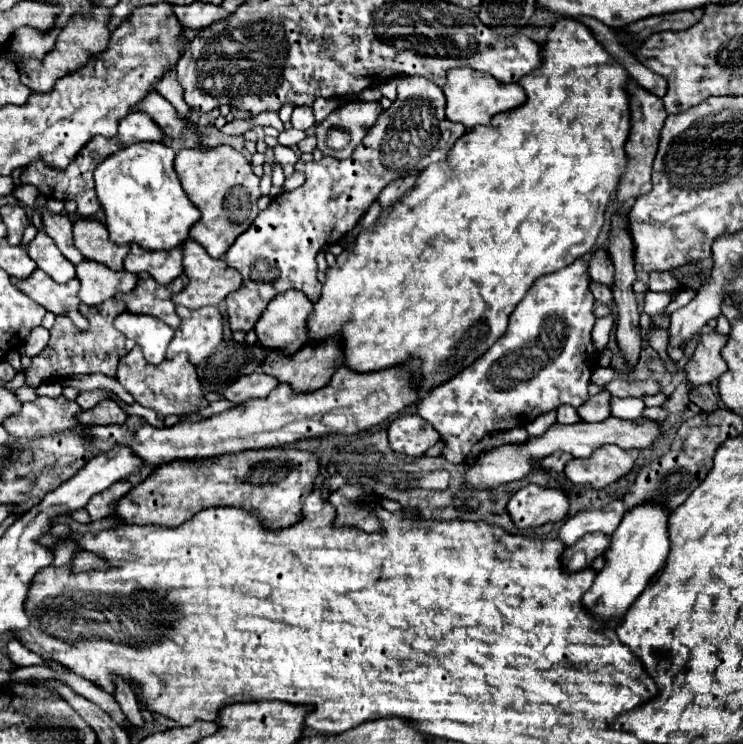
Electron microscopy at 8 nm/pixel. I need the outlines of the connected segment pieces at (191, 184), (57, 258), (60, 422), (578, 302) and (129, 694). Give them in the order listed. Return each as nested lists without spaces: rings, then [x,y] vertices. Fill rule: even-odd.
[[[226,144],[212,148],[184,148],[176,154],[174,170],[190,202],[202,214],[188,232],[190,240],[202,244],[212,258],[222,258],[260,212],[256,204],[260,198],[260,178],[252,172],[246,156]]]
[[[38,232],[36,238],[28,244],[30,248],[30,258],[38,264],[40,270],[44,270],[52,280],[56,282],[68,282],[76,276],[74,272],[74,264],[64,260],[62,252],[56,248],[54,240],[44,234],[44,232]]]
[[[40,396],[36,402],[28,402],[16,416],[10,416],[2,426],[10,432],[12,438],[32,438],[32,436],[52,436],[80,426],[78,414],[82,408],[66,400],[64,396],[52,400]]]
[[[590,252],[584,254],[580,260],[572,262],[570,266],[552,272],[548,276],[538,278],[522,302],[510,316],[508,330],[484,356],[480,356],[474,364],[464,368],[464,372],[456,374],[452,380],[432,388],[426,396],[418,402],[418,416],[428,420],[442,436],[444,448],[440,456],[452,464],[464,464],[466,456],[486,434],[504,432],[516,426],[530,424],[536,416],[554,410],[562,404],[570,404],[578,408],[580,404],[590,400],[588,384],[590,384],[590,370],[596,362],[596,348],[592,346],[590,332],[596,322],[594,316],[594,296],[588,290],[590,276],[588,276],[588,260]]]
[[[116,680],[114,698],[120,704],[122,712],[126,714],[126,718],[130,720],[130,724],[134,728],[142,728],[144,720],[140,716],[140,710],[138,710],[138,704],[136,704],[136,696],[134,696],[134,692],[132,692],[132,688],[130,688],[130,684],[126,680]]]

